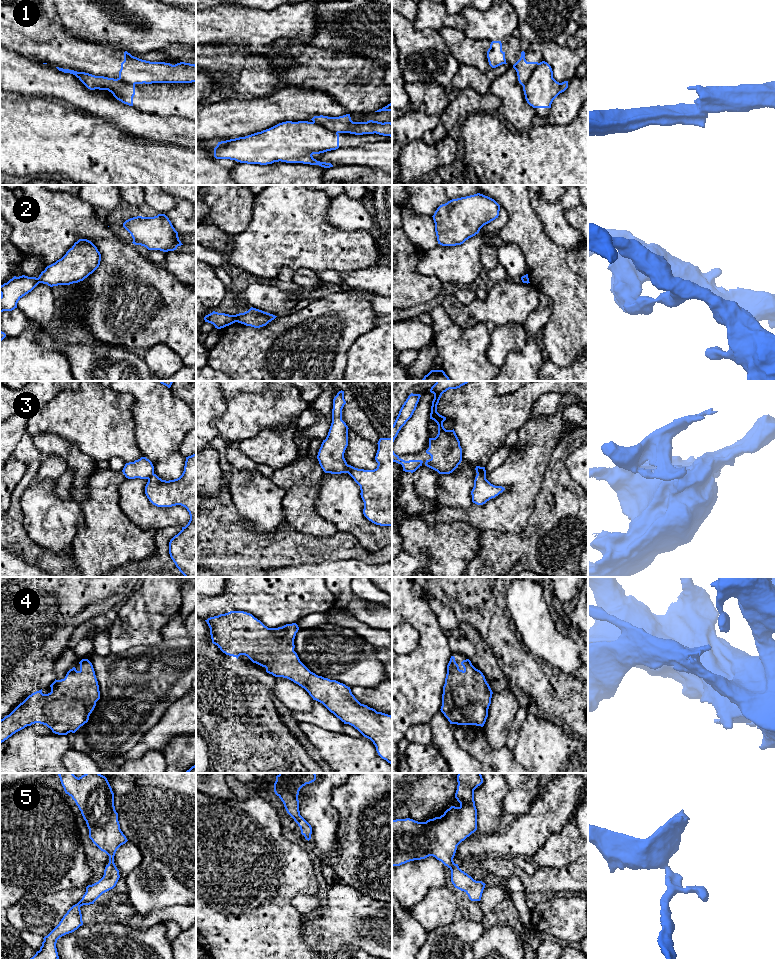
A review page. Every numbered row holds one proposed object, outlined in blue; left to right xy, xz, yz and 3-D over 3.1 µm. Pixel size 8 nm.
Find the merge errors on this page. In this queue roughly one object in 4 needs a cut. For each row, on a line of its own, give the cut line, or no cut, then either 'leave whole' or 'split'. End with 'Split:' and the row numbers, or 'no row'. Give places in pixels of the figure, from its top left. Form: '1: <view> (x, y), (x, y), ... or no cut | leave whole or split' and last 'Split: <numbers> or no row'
1: xz (313, 121), (337, 133) | split
2: xz (234, 315), (236, 321) | split
3: yz (485, 472), (477, 474) | split
4: no cut | leave whole
5: no cut | leave whole
Split: 1, 2, 3

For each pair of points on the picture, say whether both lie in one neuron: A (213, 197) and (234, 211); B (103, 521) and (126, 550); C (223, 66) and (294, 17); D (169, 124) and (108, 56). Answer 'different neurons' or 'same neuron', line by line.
A: same neuron
B: same neuron
C: different neurons
D: different neurons

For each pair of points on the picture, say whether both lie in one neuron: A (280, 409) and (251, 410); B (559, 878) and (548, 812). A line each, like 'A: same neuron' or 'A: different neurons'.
A: same neuron
B: different neurons

